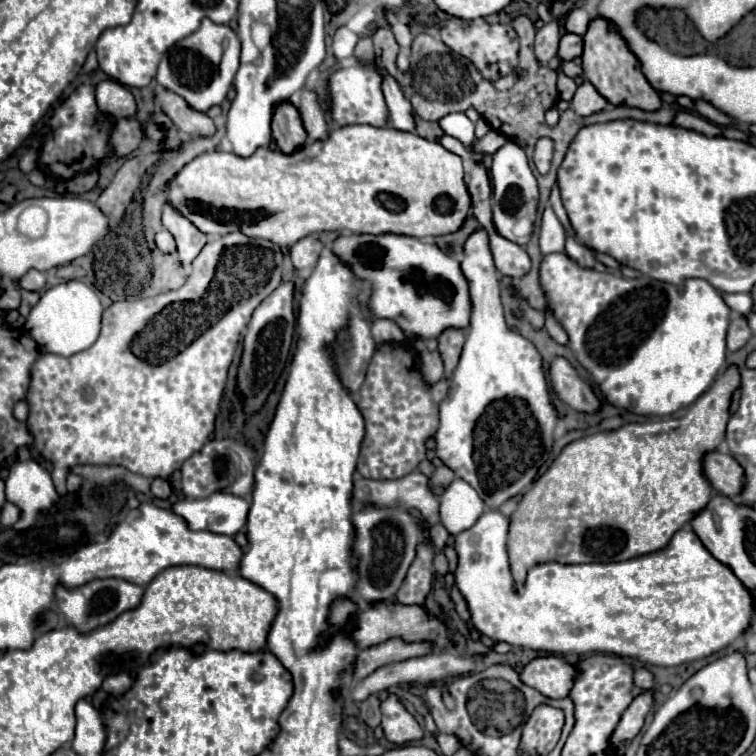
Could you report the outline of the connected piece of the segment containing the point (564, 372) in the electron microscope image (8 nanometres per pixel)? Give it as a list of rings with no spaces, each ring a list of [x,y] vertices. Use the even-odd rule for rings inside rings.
[[[554,357],[554,361],[550,363],[550,383],[554,393],[576,411],[592,413],[600,407],[600,401],[590,389],[590,385],[564,357]]]

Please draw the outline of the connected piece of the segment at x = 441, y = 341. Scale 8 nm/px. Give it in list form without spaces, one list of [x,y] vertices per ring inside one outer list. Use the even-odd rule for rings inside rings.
[[[448,329],[438,337],[438,351],[440,357],[444,361],[444,377],[452,377],[458,361],[460,361],[460,353],[464,347],[464,331],[460,329]]]

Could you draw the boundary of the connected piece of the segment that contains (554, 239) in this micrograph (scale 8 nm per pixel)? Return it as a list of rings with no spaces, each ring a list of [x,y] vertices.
[[[548,205],[542,217],[542,229],[540,229],[540,249],[544,255],[554,253],[554,251],[564,251],[564,241],[566,233],[558,217],[554,215],[552,207]]]

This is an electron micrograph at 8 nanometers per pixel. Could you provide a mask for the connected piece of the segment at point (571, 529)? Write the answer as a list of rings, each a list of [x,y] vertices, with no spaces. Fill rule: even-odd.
[[[730,365],[716,383],[682,413],[682,417],[628,423],[616,431],[600,431],[568,443],[548,471],[520,497],[510,515],[508,559],[516,589],[522,591],[528,569],[544,561],[556,561],[562,565],[618,563],[666,547],[670,537],[702,511],[714,493],[704,475],[702,461],[704,455],[716,451],[726,437],[730,403],[738,387],[740,369]]]

